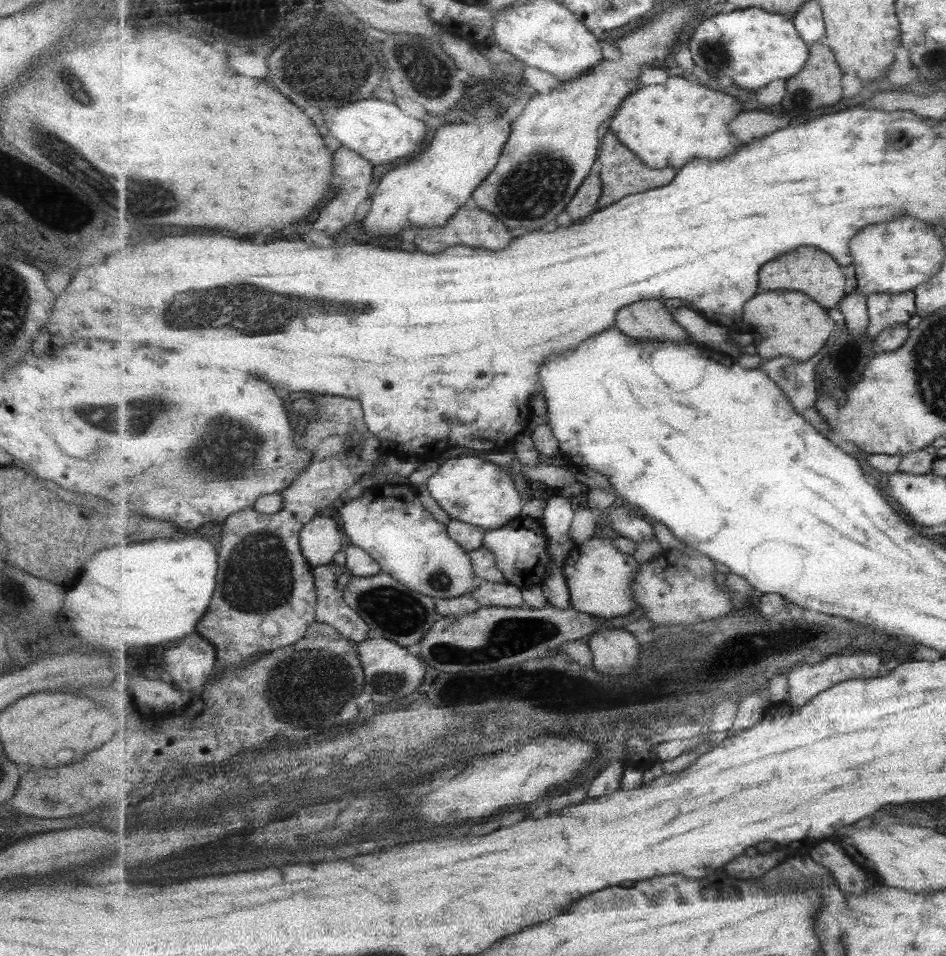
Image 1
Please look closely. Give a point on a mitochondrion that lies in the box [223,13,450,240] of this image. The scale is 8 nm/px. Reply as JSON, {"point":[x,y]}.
{"point":[353,68]}

